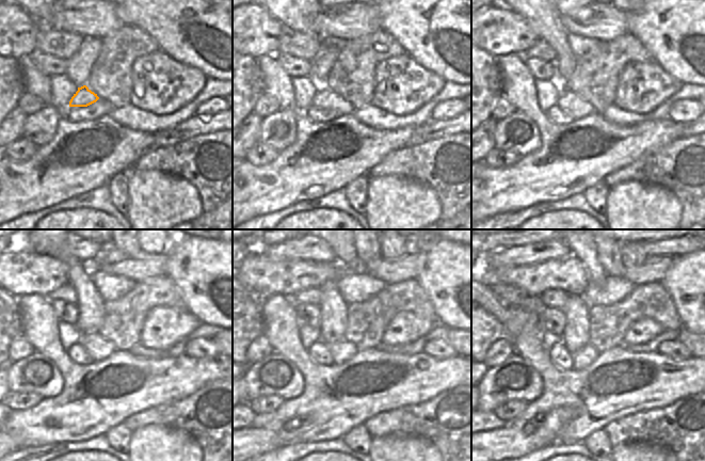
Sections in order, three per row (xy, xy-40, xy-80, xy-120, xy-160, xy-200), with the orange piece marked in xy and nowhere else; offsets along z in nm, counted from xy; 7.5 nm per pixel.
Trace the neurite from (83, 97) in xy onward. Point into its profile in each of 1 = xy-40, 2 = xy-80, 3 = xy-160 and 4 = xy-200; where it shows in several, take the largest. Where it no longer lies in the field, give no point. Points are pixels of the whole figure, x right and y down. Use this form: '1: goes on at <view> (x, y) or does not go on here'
1: goes on at xy-40 (324, 98)
2: goes on at xy-80 (577, 108)
3: goes on at xy-160 (342, 350)
4: goes on at xy-200 (582, 358)

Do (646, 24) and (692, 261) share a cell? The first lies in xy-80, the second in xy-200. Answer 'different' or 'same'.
same

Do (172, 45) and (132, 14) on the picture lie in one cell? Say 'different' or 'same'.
same

